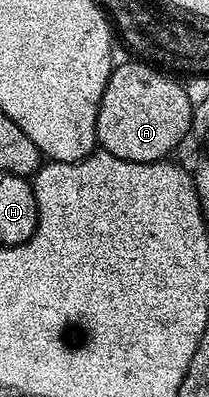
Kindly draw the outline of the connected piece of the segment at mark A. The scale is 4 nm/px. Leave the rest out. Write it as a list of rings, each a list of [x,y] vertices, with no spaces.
[[[129,62],[119,67],[117,64],[111,70],[92,131],[98,134],[97,146],[109,155],[133,163],[157,163],[165,160],[169,151],[179,150],[182,140],[189,133],[193,110],[185,86],[177,78],[149,63]]]

